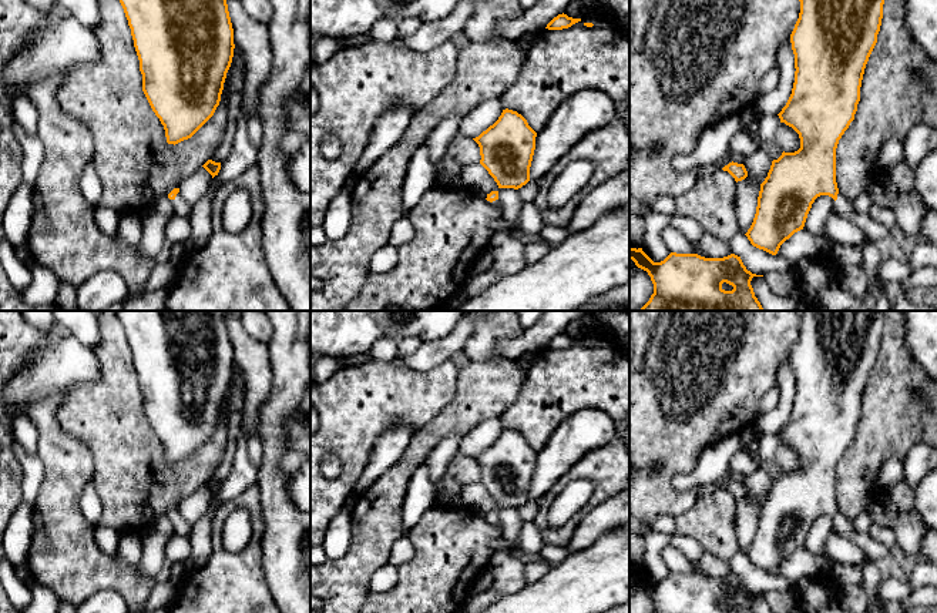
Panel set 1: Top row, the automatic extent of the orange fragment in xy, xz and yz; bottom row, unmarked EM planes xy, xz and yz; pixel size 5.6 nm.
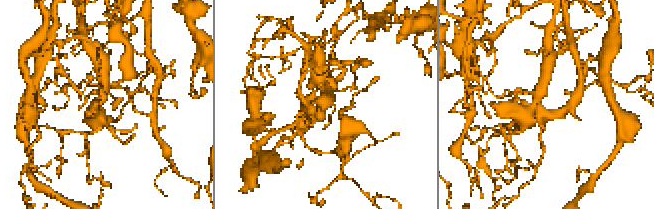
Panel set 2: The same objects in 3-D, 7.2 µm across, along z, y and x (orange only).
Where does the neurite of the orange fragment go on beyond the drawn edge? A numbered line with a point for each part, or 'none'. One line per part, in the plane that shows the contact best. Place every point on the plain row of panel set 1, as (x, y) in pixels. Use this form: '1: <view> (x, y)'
1: xy (178, 523)

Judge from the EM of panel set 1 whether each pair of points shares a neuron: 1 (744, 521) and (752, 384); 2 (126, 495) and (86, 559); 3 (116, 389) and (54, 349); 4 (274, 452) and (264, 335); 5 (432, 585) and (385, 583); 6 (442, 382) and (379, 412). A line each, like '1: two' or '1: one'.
1: two
2: two
3: two
4: two
5: two
6: one

